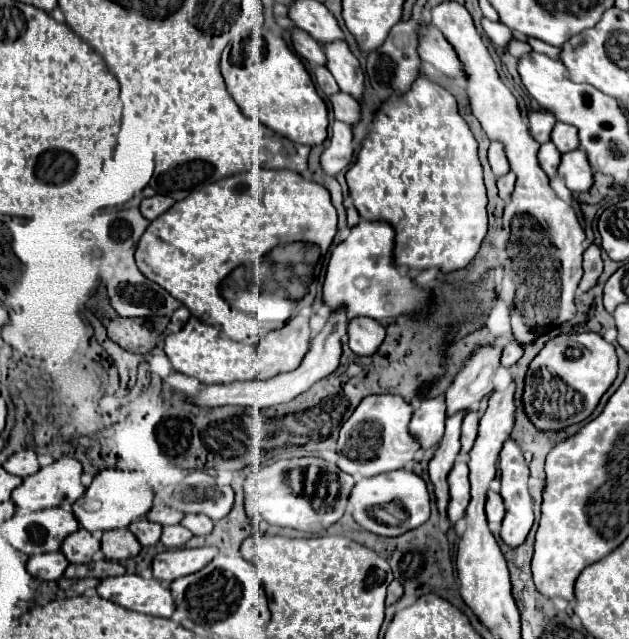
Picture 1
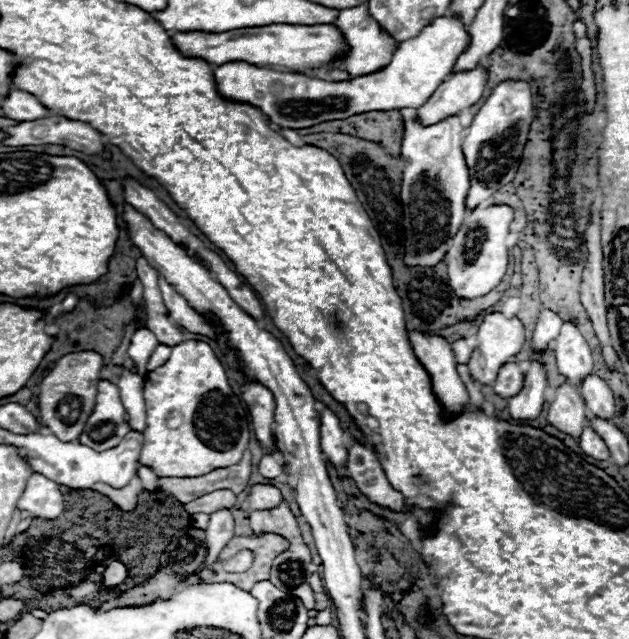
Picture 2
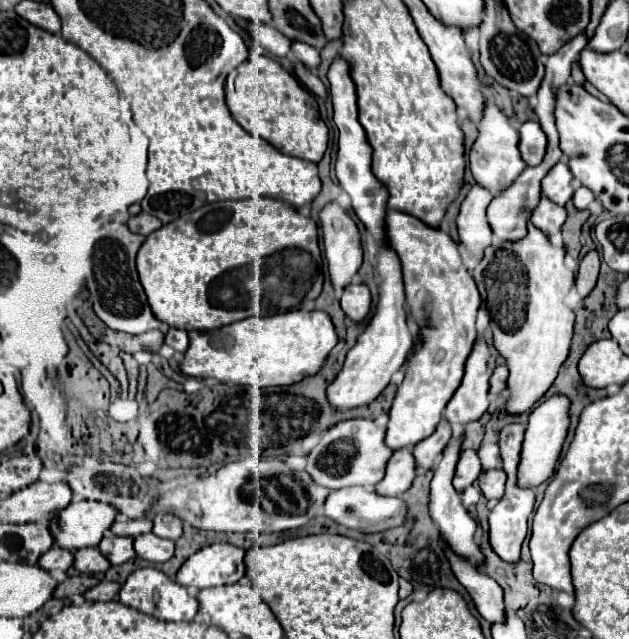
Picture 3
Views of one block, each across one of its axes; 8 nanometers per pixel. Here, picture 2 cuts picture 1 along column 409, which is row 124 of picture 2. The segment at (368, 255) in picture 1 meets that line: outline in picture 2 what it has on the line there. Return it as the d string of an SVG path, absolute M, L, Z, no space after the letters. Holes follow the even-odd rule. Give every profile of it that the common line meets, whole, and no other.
M442 16L432 20L416 38L404 40L398 44L392 62L368 76L356 76L350 82L326 82L320 78L306 78L300 74L288 74L288 72L276 72L268 68L258 68L248 62L228 62L214 68L214 80L216 90L222 98L234 100L240 104L256 106L270 122L278 124L280 128L308 128L314 124L320 124L324 120L342 120L348 116L354 116L356 112L368 112L372 108L376 110L392 110L392 108L420 108L434 92L436 88L452 74L458 56L470 46L470 34L466 32L460 16Z

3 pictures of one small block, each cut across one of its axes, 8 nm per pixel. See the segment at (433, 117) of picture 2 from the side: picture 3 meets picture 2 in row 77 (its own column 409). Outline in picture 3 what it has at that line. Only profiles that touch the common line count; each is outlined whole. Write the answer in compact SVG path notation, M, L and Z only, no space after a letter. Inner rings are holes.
M410 448L396 450L386 464L384 480L380 480L374 486L374 492L378 492L378 496L402 496L410 488L414 476L416 468L412 450Z

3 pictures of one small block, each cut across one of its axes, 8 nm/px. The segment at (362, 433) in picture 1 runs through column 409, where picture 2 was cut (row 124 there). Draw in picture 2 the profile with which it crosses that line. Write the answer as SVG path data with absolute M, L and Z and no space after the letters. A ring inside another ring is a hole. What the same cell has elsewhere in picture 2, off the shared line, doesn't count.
M458 114L430 126L424 126L420 120L416 120L416 116L404 122L400 158L404 160L406 168L400 200L404 208L408 266L436 266L448 252L448 238L454 236L464 220L470 176L464 162L462 136L464 126L460 124Z

